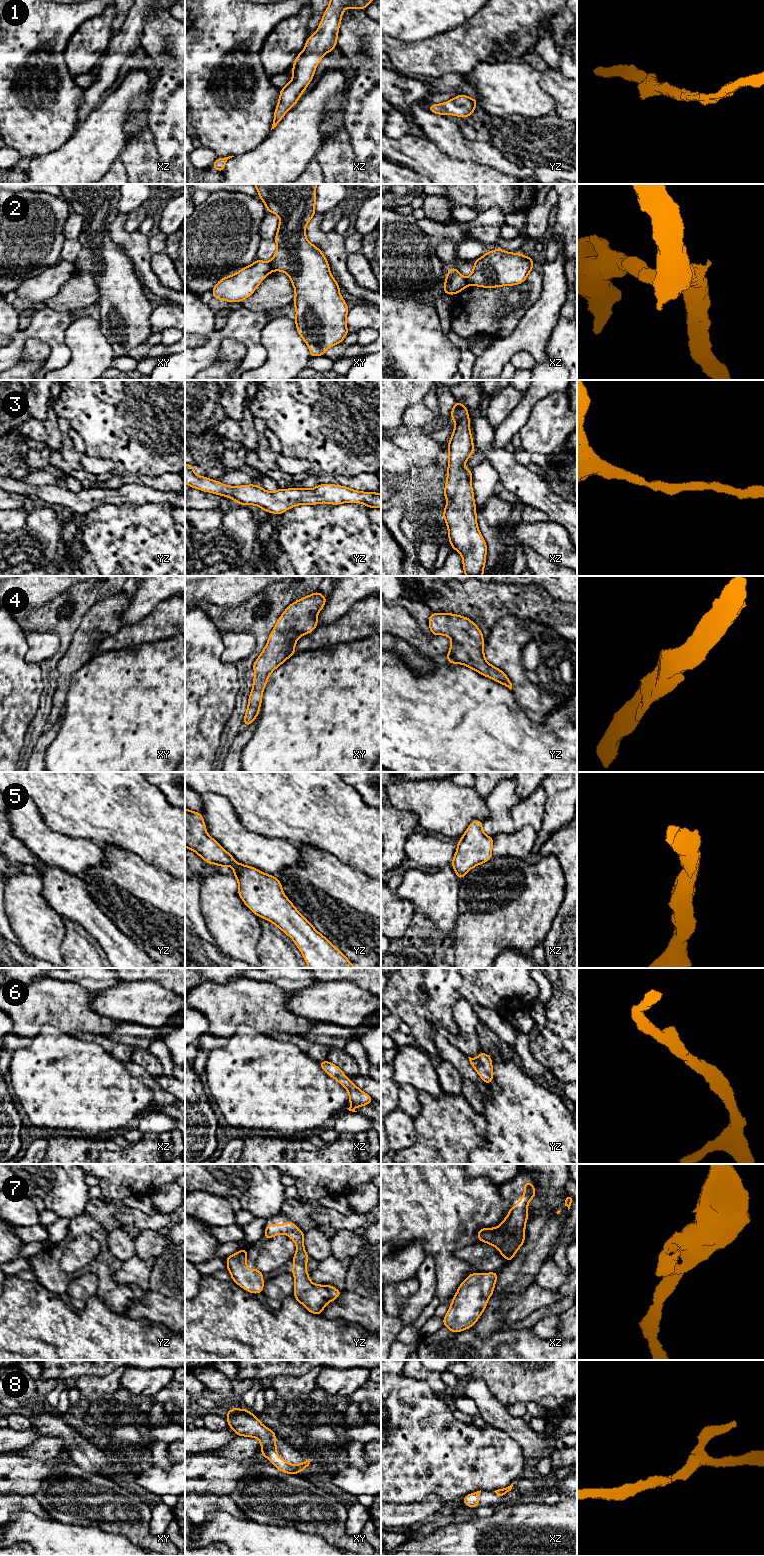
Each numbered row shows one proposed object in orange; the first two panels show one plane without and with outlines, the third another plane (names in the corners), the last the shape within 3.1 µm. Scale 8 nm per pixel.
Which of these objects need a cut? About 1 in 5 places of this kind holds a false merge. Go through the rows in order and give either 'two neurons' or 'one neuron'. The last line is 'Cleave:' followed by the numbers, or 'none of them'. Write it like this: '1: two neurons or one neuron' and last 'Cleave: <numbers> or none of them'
1: one neuron
2: two neurons
3: one neuron
4: one neuron
5: one neuron
6: one neuron
7: one neuron
8: one neuron
Cleave: 2

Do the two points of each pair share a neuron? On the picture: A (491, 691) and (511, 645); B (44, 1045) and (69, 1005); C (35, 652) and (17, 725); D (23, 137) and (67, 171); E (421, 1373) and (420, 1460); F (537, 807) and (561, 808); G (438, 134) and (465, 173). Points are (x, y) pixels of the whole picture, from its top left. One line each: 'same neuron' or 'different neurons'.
A: different neurons
B: different neurons
C: different neurons
D: different neurons
E: different neurons
F: different neurons
G: different neurons

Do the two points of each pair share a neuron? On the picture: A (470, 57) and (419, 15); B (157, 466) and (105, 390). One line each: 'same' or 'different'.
A: different
B: same

